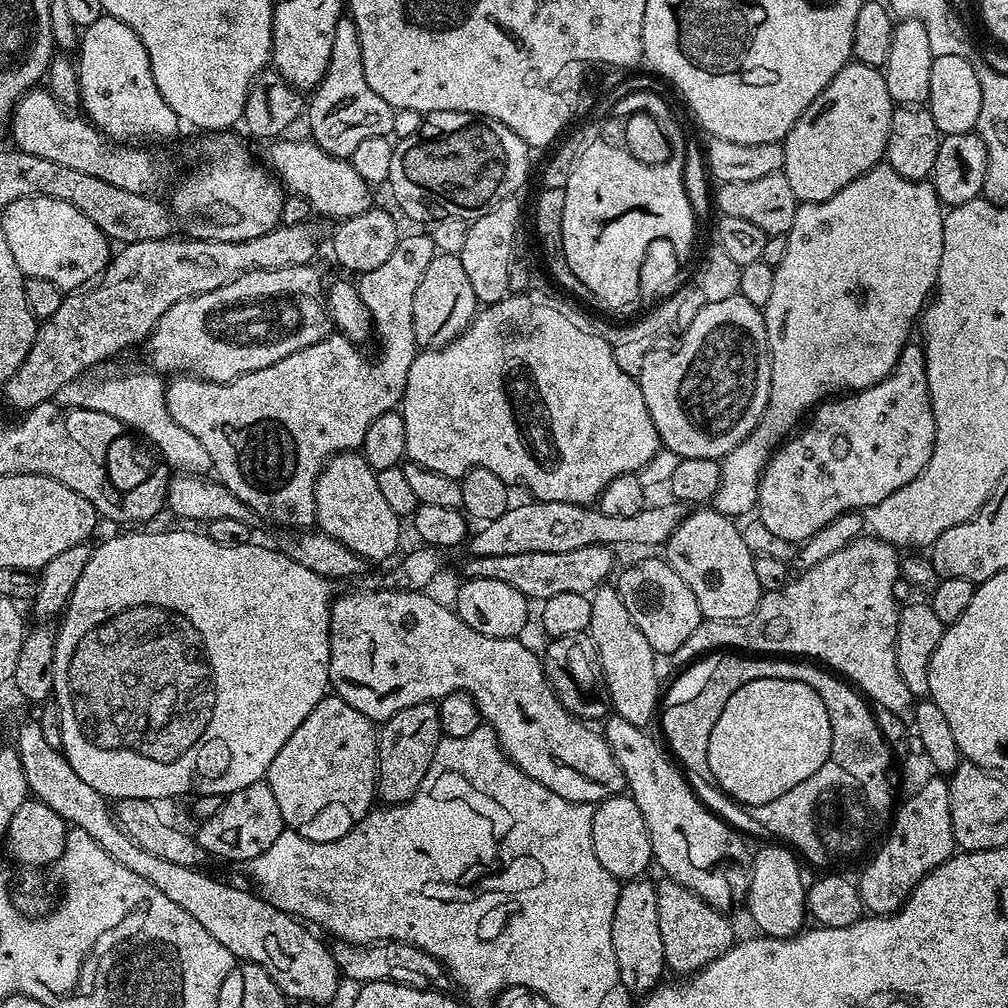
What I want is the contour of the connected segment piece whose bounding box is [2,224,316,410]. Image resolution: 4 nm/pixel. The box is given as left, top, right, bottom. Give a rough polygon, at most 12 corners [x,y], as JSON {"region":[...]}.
{"region":[[315,230],[123,245],[2,385],[19,410],[143,345],[174,302],[311,261]]}

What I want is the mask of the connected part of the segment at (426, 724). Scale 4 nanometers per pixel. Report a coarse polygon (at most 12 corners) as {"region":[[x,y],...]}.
{"region":[[432,702],[398,710],[376,742],[376,794],[405,804],[441,739]]}

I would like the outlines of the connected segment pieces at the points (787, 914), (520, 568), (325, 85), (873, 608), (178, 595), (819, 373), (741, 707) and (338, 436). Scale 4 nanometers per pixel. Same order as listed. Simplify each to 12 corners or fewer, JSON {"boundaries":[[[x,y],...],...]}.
{"boundaries":[[[787,846],[751,857],[748,912],[765,937],[805,927],[806,880]],[[602,544],[469,555],[467,579],[494,578],[532,602],[588,596],[613,575]],[[341,18],[306,108],[312,143],[350,158],[388,136],[394,110],[366,82],[356,23]],[[871,534],[670,653],[811,658],[907,717],[902,556]],[[257,542],[92,548],[52,663],[115,802],[264,780],[333,581]],[[877,164],[797,203],[762,309],[768,409],[720,461],[755,509],[804,411],[892,373],[944,214]],[[806,682],[734,690],[708,771],[752,808],[832,755],[830,714]],[[401,235],[359,277],[380,360],[344,335],[166,410],[261,521],[316,524],[328,457],[403,401],[414,290],[436,254]]]}

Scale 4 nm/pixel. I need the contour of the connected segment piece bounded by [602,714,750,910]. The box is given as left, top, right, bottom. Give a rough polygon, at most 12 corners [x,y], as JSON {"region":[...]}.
{"region":[[638,724],[602,735],[655,867],[728,910],[750,851]]}

